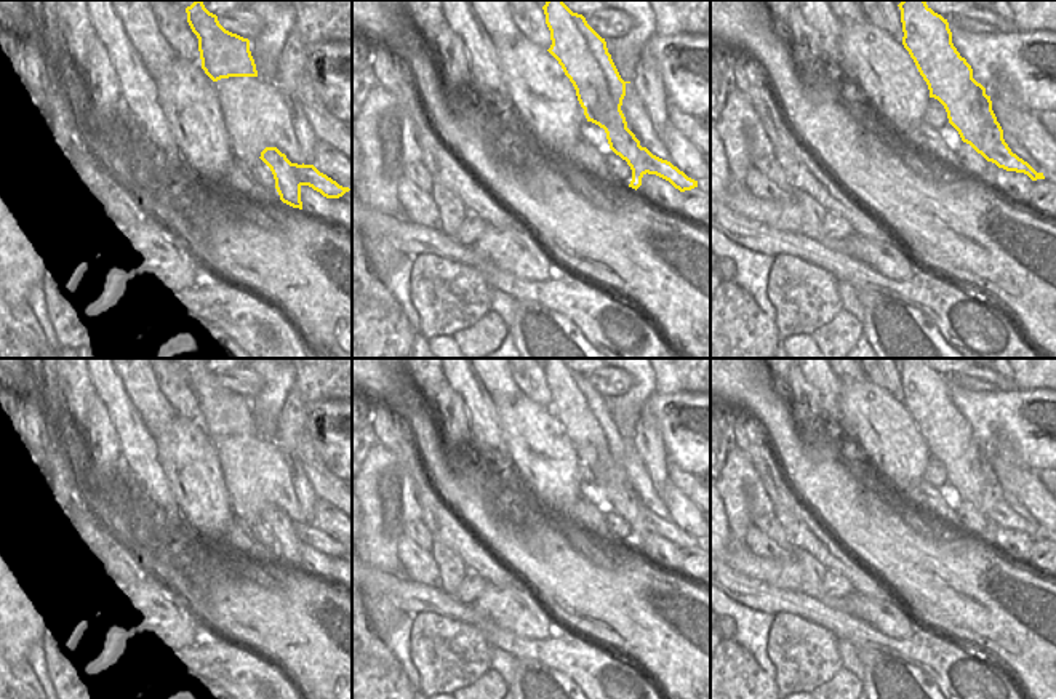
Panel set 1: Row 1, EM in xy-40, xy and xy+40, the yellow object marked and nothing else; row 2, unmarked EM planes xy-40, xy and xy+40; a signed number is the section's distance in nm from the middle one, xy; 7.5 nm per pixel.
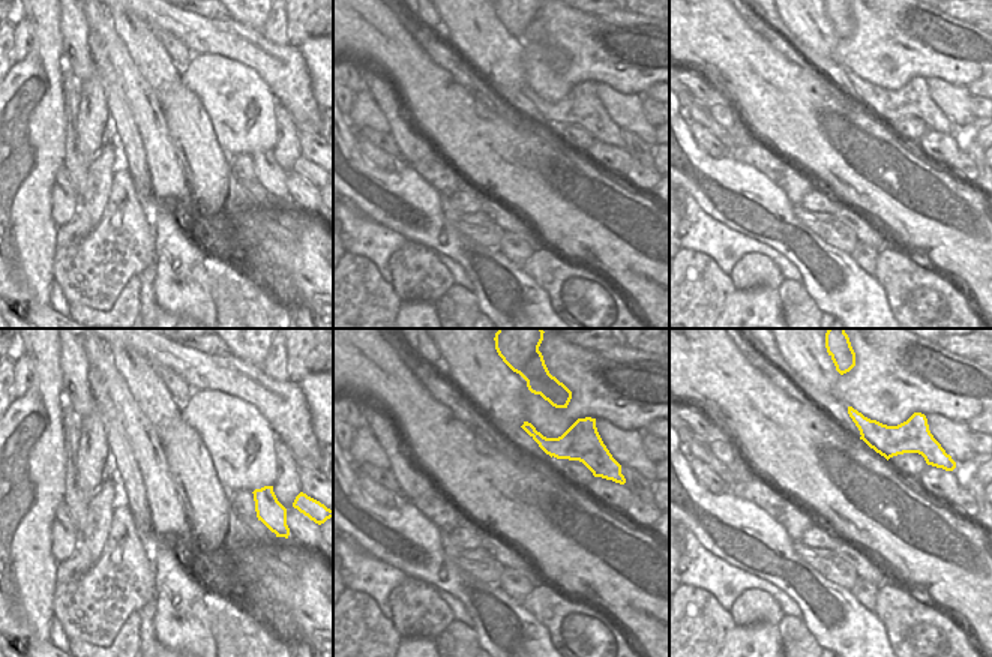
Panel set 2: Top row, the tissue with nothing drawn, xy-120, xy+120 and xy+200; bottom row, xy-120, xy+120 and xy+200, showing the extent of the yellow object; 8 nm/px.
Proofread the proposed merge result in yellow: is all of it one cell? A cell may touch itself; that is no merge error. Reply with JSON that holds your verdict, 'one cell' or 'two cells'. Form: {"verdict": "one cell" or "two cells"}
{"verdict": "two cells"}

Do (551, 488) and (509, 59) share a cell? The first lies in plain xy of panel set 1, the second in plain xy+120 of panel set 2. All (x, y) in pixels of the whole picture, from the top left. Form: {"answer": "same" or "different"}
{"answer": "same"}

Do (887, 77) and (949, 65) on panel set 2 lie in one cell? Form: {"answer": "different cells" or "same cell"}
{"answer": "same cell"}

